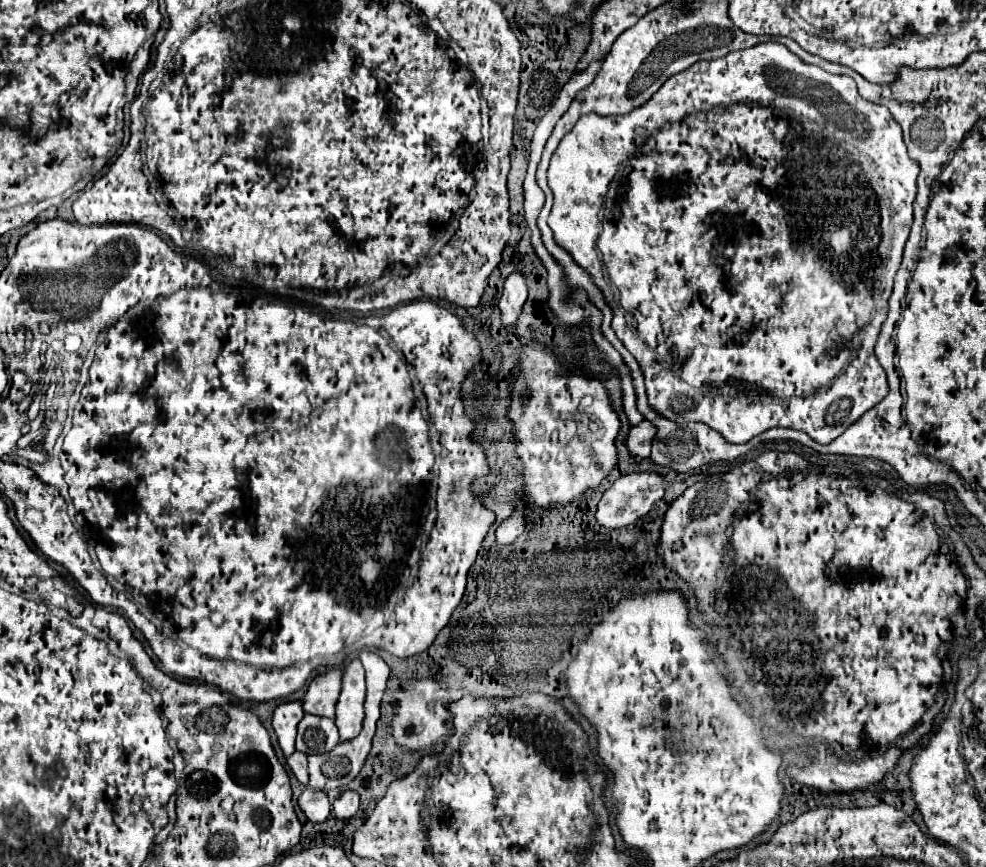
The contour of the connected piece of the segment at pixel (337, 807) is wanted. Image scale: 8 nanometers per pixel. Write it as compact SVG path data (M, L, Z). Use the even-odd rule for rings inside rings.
M355 790L341 792L333 802L333 814L341 820L347 820L347 818L355 816L357 810L359 810L359 794Z

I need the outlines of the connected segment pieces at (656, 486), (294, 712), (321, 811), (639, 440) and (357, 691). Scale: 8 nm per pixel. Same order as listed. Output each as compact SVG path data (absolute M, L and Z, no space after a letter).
M631 472L621 476L601 498L597 506L597 520L605 528L621 528L633 524L637 518L645 516L651 506L665 494L665 476L659 472Z
M301 700L283 702L273 712L271 726L277 734L279 746L281 746L285 756L291 756L295 752L295 734L297 734L297 724L299 724L301 718L303 718Z
M307 788L299 796L299 808L305 812L305 816L311 822L325 822L331 814L331 802L323 790Z
M641 420L637 426L633 426L627 436L627 446L631 454L639 458L647 458L651 452L651 442L655 438L655 432L657 428L649 420Z
M353 658L343 670L343 688L337 702L337 728L341 740L351 740L361 732L365 702L365 674L359 658Z

